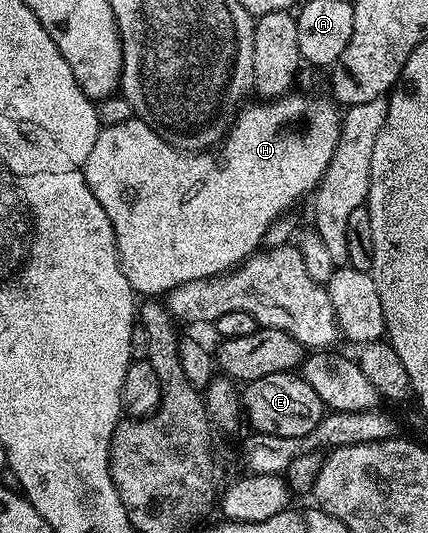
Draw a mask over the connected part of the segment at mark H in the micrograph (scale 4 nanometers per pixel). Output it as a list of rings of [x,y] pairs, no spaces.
[[[251,105],[244,106],[236,118],[225,142],[222,144],[223,156],[214,159],[211,153],[184,153],[171,147],[149,125],[142,123],[140,119],[128,117],[112,127],[104,126],[99,132],[97,141],[89,153],[89,157],[83,166],[83,176],[101,209],[105,209],[105,217],[113,225],[115,234],[115,248],[119,251],[119,267],[125,273],[131,288],[140,296],[159,295],[164,296],[177,285],[185,285],[185,281],[197,281],[205,277],[221,275],[224,271],[230,271],[232,267],[243,262],[249,255],[254,255],[260,250],[263,238],[269,225],[279,215],[288,212],[291,206],[298,201],[302,195],[310,196],[315,188],[319,186],[321,177],[333,157],[333,149],[339,140],[339,124],[341,115],[335,107],[330,111],[254,111]]]

